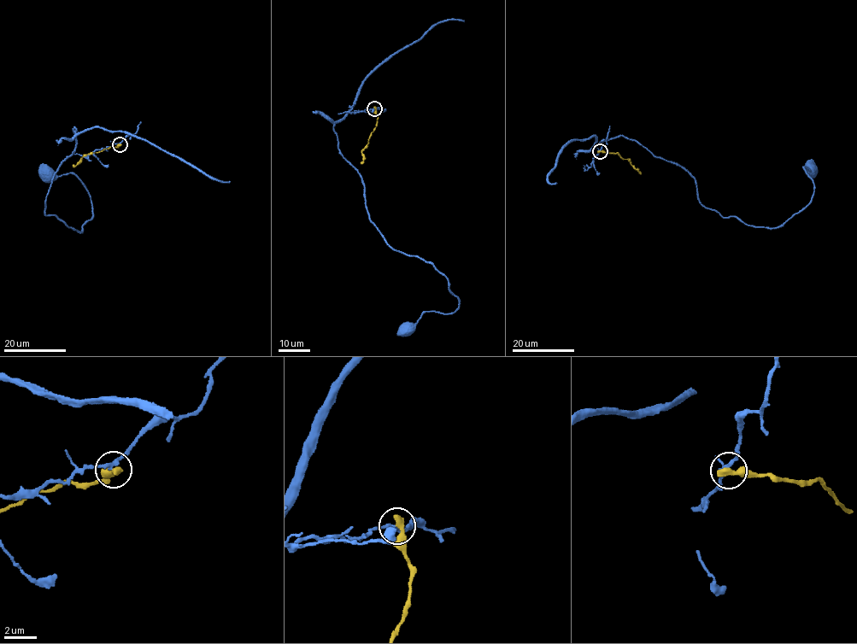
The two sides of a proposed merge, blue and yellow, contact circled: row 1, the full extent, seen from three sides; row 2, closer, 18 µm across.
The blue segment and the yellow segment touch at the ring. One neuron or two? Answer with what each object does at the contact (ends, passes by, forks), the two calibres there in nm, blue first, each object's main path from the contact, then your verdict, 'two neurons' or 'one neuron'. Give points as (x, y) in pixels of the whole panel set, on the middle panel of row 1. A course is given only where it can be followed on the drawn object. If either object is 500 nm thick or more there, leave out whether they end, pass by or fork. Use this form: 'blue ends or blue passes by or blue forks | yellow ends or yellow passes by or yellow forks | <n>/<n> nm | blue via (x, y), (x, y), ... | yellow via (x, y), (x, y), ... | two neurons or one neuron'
blue passes by | yellow ends | 200/480 nm | blue via (374, 108), (355, 104), (337, 120), (339, 154), (362, 178), (384, 240), (430, 261), (459, 302), (407, 329) | yellow via (374, 108), (376, 127), (361, 152), (362, 163) | two neurons

